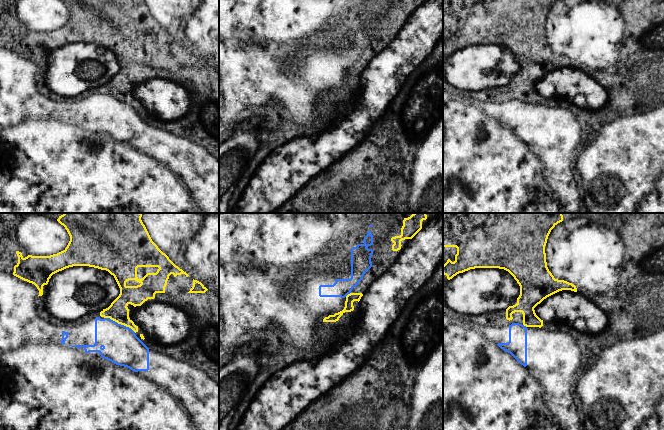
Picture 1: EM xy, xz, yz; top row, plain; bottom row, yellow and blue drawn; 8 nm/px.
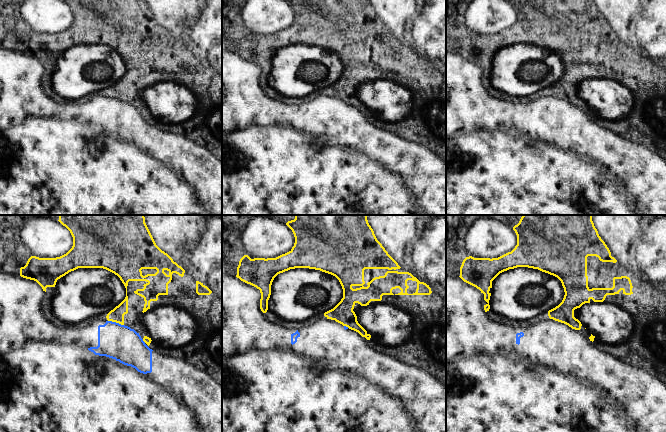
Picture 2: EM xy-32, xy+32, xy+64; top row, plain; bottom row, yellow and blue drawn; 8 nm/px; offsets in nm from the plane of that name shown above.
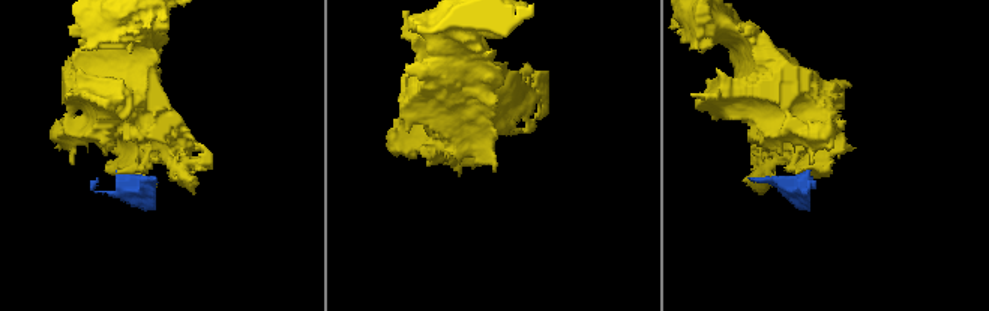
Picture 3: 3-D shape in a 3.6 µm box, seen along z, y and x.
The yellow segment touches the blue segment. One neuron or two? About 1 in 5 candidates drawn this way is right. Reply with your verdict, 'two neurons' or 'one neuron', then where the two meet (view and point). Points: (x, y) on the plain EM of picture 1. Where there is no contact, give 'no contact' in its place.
two neurons | xy (120, 99)

